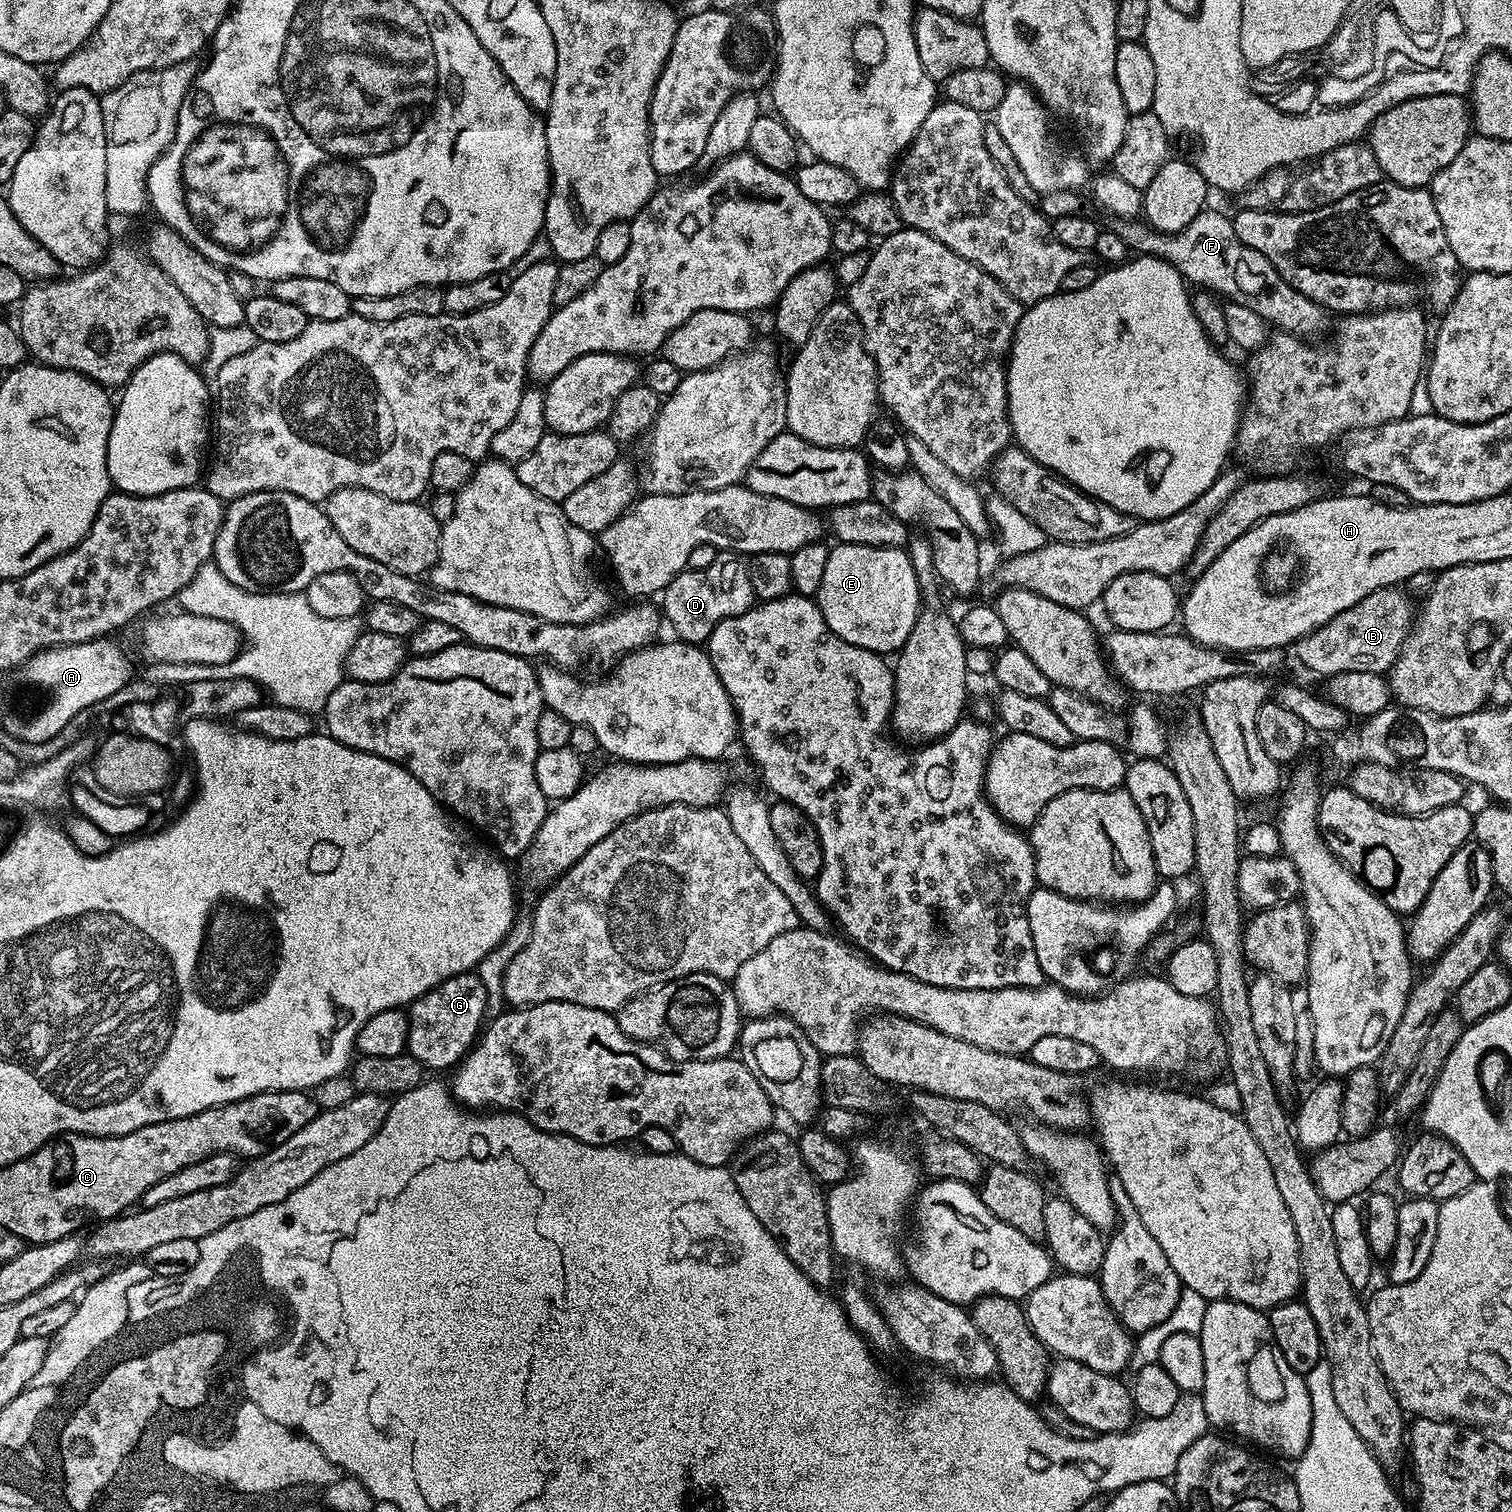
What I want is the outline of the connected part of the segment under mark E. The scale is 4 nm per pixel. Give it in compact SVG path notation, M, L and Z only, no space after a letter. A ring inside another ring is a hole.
M837 543L828 553L826 570L814 603L835 639L877 654L899 653L922 611L920 583L907 553L892 548Z

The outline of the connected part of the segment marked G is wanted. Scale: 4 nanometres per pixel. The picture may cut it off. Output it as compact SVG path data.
M463 972L461 976L442 981L437 988L419 996L407 1009L407 1055L413 1056L425 1070L455 1069L475 1045L485 1023L484 1011L487 1008L488 988L476 974Z

